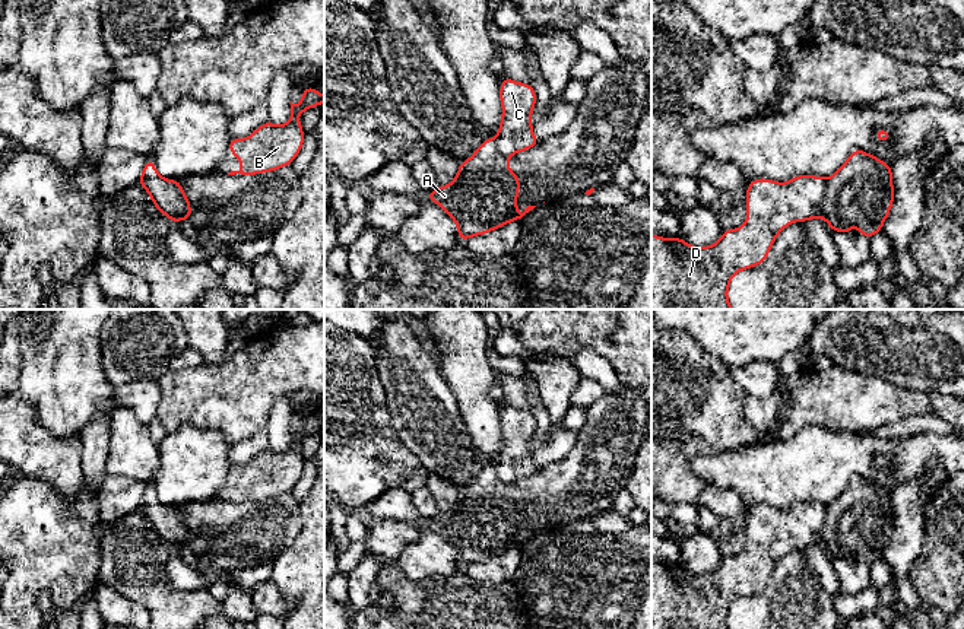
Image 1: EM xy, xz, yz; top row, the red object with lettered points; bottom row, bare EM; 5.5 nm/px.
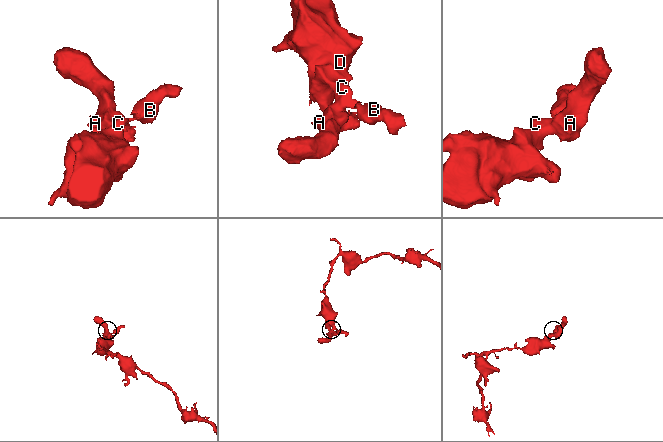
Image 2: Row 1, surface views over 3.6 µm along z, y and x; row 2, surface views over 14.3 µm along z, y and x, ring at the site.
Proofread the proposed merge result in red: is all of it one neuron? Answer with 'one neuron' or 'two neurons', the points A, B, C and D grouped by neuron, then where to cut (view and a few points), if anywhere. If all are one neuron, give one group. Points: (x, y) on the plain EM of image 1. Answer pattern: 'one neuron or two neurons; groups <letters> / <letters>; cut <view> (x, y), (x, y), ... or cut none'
two neurons; groups A / B C D; cut yz (827, 505), (820, 543)

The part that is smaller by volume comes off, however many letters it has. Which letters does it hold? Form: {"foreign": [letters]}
{"foreign": ["A"]}

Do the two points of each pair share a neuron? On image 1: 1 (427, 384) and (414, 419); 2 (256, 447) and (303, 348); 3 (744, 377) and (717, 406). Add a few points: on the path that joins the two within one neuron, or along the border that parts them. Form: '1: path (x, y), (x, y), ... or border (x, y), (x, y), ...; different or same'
1: path (421, 393), (421, 410); same
2: border (259, 432), (230, 447); different
3: border (728, 368), (733, 381), (745, 393); different

